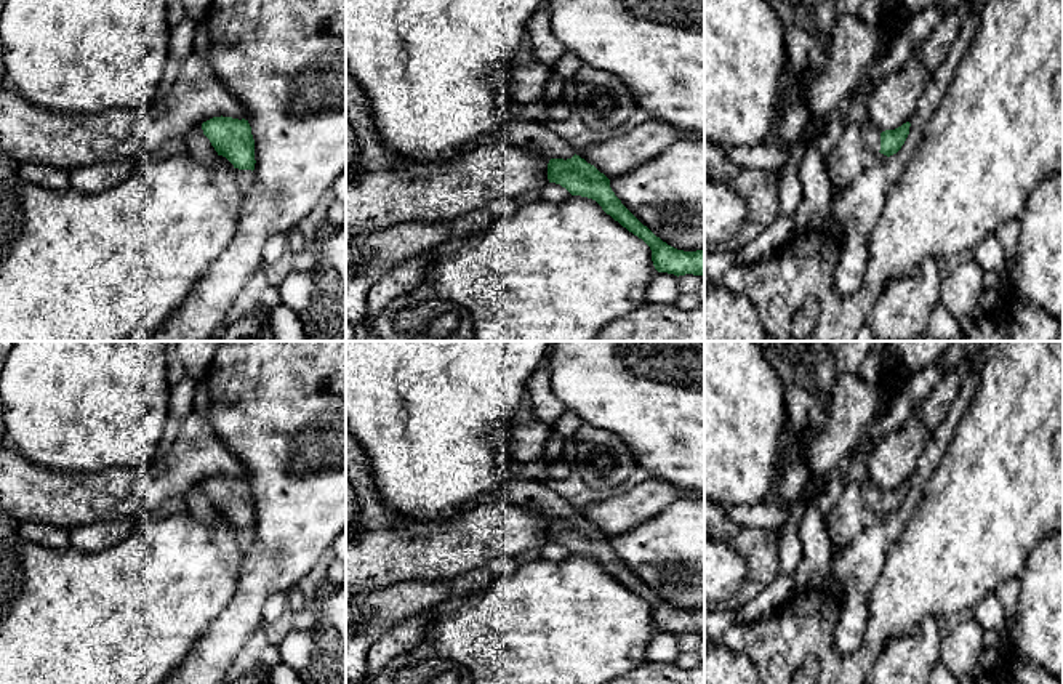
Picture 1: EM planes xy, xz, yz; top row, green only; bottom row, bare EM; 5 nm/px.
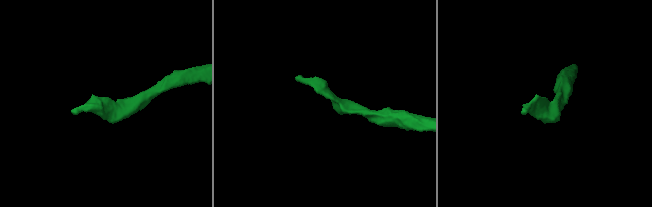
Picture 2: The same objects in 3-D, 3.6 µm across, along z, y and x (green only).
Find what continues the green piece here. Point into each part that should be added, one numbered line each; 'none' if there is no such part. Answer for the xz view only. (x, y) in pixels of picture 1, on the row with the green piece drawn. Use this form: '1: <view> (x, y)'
1: xz (530, 135)

